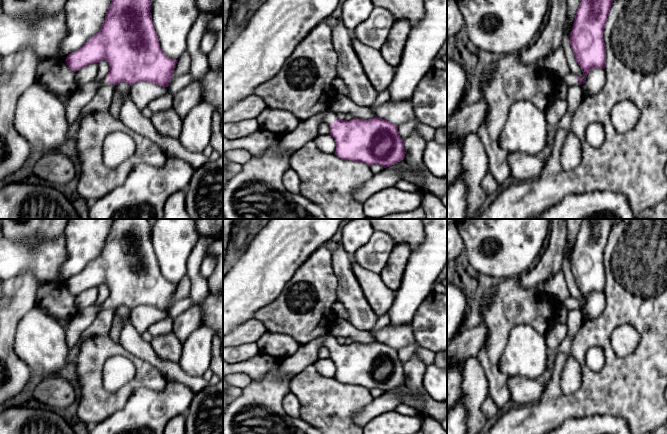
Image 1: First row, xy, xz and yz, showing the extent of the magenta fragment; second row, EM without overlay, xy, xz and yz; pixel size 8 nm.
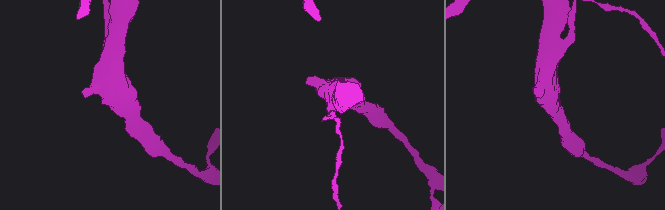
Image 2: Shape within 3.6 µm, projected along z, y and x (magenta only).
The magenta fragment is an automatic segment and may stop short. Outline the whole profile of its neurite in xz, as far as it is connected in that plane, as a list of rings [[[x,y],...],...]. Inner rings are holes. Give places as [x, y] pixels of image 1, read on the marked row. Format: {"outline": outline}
{"outline": [[[330,111],[321,123],[330,126],[330,135],[336,142],[334,154],[338,158],[387,168],[405,157],[398,126],[385,119],[375,116],[368,120],[353,118],[345,121]]]}

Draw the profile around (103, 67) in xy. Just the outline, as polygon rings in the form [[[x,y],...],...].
[[[101,60],[98,63],[98,74],[97,74],[97,77],[95,79],[97,81],[102,80],[108,74],[109,69],[110,69],[110,67],[109,67],[108,62],[106,60]]]

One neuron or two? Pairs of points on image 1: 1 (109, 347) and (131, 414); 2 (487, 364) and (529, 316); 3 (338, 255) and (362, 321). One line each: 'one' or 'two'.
1: two
2: one
3: one

